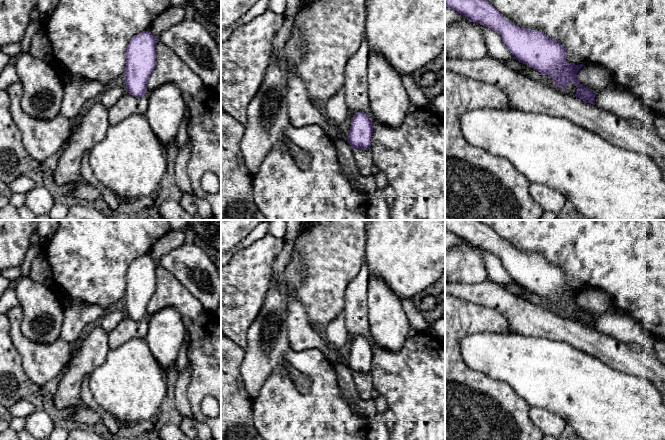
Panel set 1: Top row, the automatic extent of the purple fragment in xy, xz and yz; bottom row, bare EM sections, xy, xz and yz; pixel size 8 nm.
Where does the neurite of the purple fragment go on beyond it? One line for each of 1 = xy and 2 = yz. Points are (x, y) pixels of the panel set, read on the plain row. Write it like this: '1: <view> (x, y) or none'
1: none
2: none

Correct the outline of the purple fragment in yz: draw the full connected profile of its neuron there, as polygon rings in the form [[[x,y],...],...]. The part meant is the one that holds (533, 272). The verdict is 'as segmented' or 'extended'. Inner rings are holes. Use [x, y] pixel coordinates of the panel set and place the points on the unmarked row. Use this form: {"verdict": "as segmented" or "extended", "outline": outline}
{"verdict": "as segmented", "outline": [[[445,220],[445,230],[465,240],[470,246],[496,255],[516,284],[542,299],[548,299],[554,309],[564,315],[572,305],[577,312],[574,321],[595,329],[596,315],[577,304],[577,296],[584,289],[568,288],[567,276],[561,267],[537,254],[518,251],[480,220]]]}

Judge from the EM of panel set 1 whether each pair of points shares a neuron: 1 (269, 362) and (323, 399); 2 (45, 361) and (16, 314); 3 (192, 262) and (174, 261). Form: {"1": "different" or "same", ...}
{"1": "different", "2": "same", "3": "same"}

